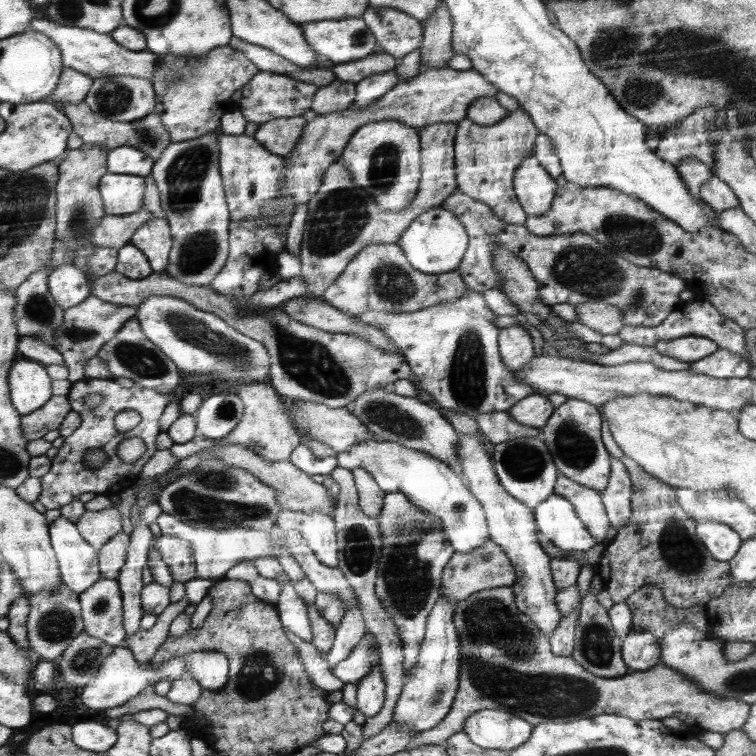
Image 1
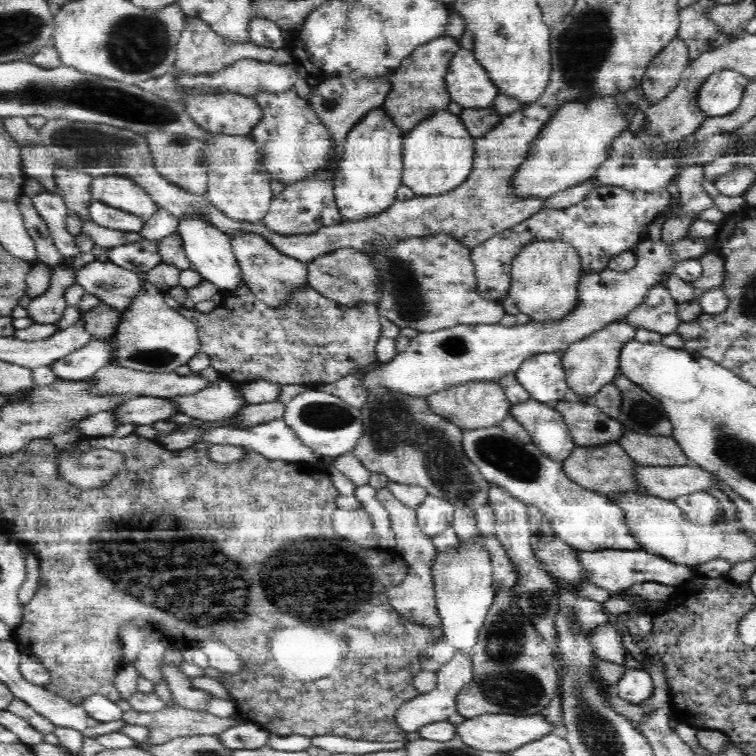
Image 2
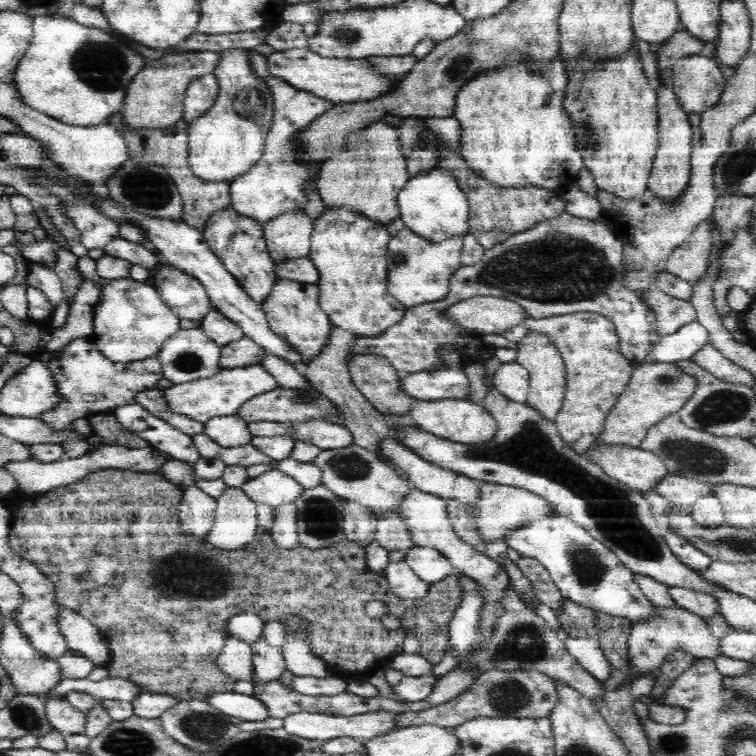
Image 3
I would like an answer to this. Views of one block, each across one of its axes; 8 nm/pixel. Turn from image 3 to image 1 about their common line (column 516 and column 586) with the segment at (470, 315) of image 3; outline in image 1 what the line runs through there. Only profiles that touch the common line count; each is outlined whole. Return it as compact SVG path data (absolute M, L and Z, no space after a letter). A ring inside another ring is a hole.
M598 300L580 303L575 309L582 324L604 334L618 335L621 328L626 325L624 313L617 305L611 305L609 302Z

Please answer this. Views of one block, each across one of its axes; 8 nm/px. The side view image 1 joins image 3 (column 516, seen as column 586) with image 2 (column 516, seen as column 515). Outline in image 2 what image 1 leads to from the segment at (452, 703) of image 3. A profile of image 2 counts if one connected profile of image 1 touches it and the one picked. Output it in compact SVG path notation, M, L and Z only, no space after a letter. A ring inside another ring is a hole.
M499 586L477 644L471 650L473 680L456 696L456 712L466 719L483 714L542 714L560 687L553 655L548 642L517 606L516 590Z

